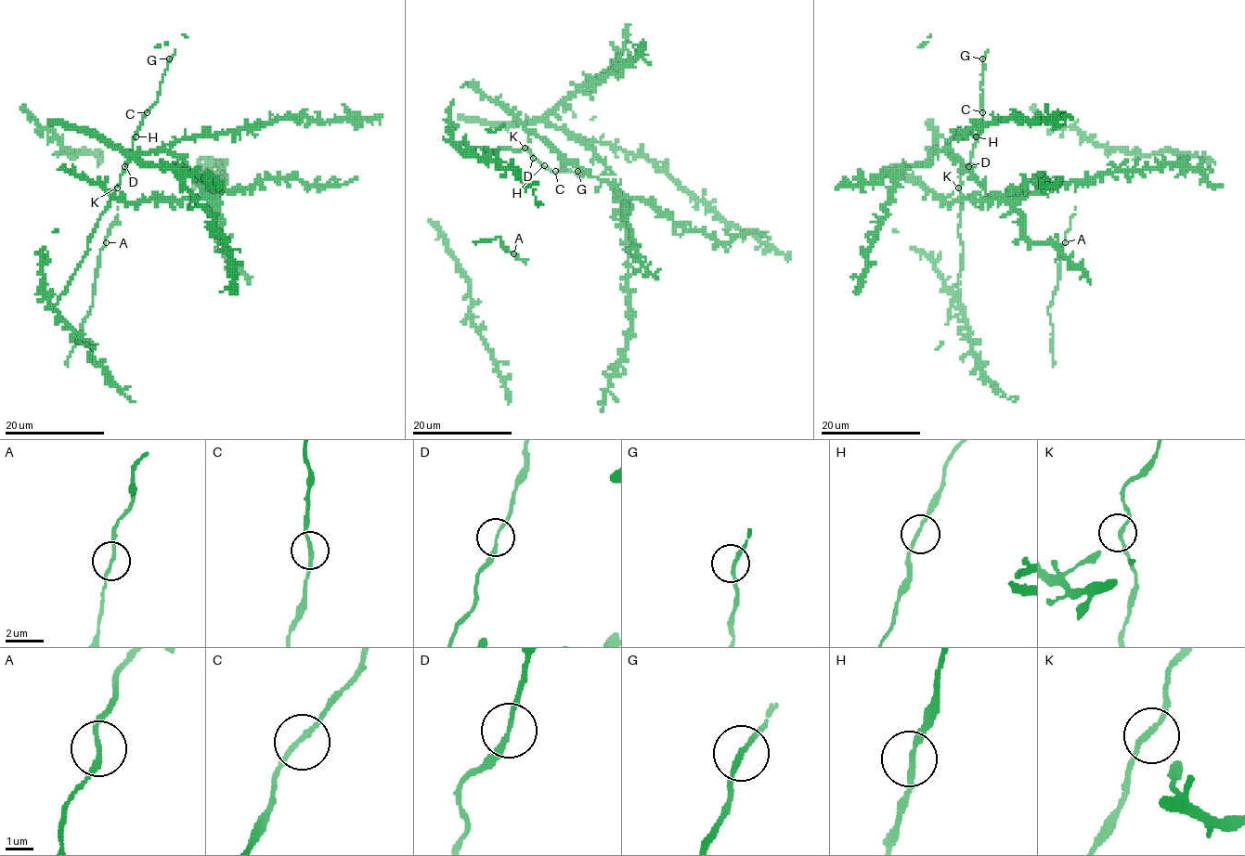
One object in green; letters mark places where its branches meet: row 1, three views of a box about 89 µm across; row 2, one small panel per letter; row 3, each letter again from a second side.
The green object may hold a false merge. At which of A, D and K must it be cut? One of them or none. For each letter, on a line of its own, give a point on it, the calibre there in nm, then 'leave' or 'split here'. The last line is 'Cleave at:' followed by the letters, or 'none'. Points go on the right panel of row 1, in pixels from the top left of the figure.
A: place (1065, 242); calibre 170 nm; leave
D: place (968, 166); calibre 160 nm; leave
K: place (958, 188); calibre 180 nm; leave
Cleave at: none

